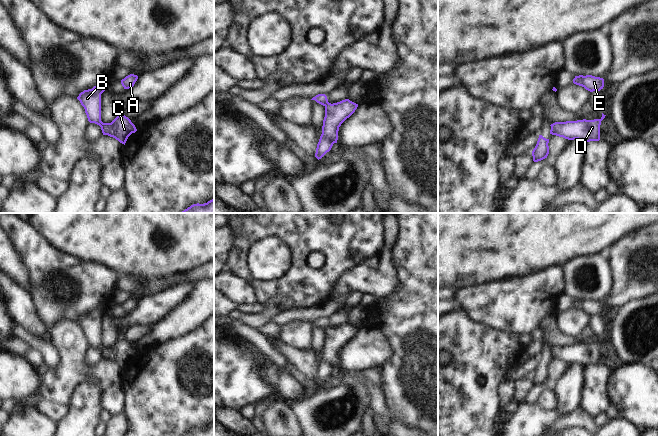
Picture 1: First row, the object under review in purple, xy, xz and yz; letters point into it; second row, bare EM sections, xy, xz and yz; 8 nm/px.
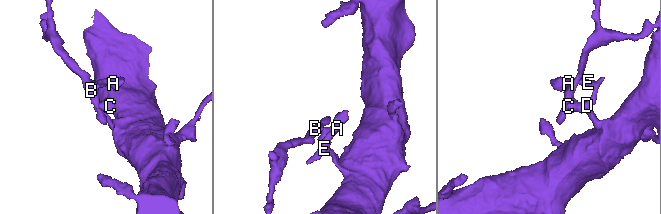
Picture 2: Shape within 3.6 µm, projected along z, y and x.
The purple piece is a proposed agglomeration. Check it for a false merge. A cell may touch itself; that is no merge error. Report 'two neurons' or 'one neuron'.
two neurons

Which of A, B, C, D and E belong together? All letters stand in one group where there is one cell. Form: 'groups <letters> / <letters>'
groups A C D E / B

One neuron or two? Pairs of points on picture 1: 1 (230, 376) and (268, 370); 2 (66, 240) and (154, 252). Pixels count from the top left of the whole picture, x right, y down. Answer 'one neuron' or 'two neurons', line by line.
1: two neurons
2: one neuron

